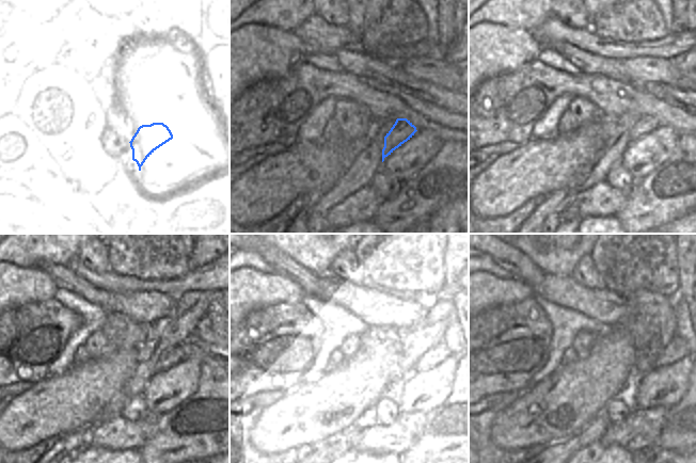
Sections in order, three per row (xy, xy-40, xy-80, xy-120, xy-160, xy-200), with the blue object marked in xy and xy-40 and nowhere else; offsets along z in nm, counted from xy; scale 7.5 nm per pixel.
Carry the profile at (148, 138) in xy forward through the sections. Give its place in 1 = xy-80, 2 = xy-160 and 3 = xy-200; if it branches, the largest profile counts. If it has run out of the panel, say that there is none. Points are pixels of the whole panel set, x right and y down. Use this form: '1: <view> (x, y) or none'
1: xy-80 (644, 125)
2: xy-160 (439, 352)
3: xy-200 (676, 350)

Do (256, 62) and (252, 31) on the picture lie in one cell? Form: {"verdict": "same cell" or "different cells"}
{"verdict": "same cell"}

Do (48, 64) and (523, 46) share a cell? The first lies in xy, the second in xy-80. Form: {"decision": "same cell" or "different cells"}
{"decision": "same cell"}

